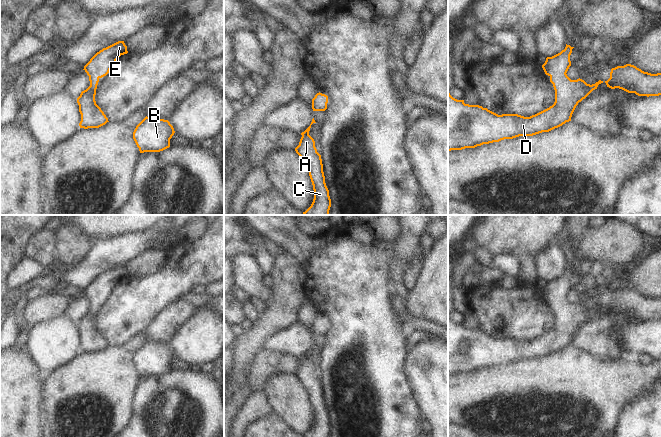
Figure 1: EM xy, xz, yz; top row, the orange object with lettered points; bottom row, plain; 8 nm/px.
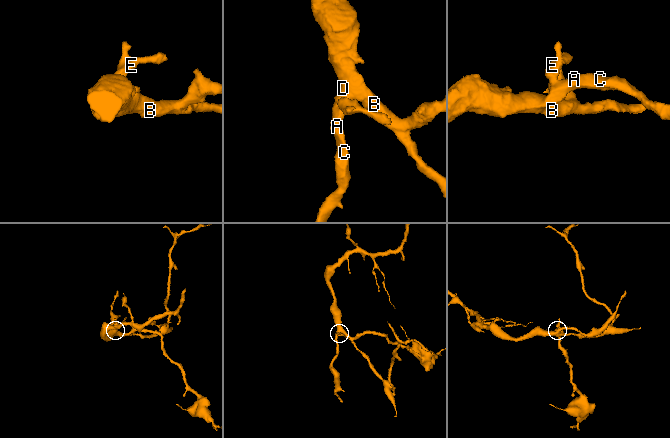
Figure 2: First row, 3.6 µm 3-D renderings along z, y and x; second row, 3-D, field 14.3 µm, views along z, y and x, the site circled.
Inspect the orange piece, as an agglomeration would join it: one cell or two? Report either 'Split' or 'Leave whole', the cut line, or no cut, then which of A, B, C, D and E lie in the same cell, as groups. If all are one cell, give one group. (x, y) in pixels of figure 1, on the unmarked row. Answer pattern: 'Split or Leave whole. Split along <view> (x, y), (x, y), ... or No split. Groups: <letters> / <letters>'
Leave whole. No split. Groups: A B C D E

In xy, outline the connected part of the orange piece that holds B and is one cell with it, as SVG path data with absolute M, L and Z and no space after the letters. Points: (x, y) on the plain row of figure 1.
M145 341L135 352L133 363L140 377L160 376L170 371L175 355L168 344Z

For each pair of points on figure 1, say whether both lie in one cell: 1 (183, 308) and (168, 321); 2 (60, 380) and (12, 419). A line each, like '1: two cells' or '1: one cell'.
1: one cell
2: two cells

